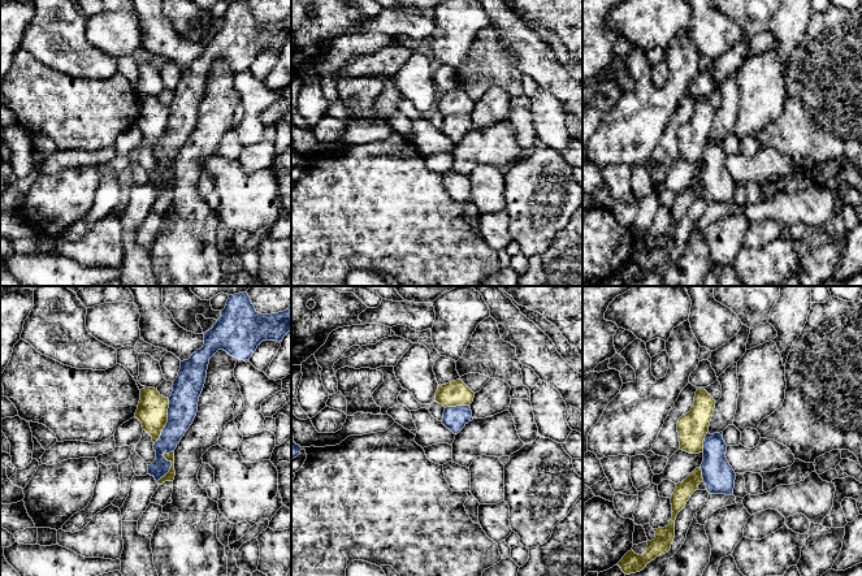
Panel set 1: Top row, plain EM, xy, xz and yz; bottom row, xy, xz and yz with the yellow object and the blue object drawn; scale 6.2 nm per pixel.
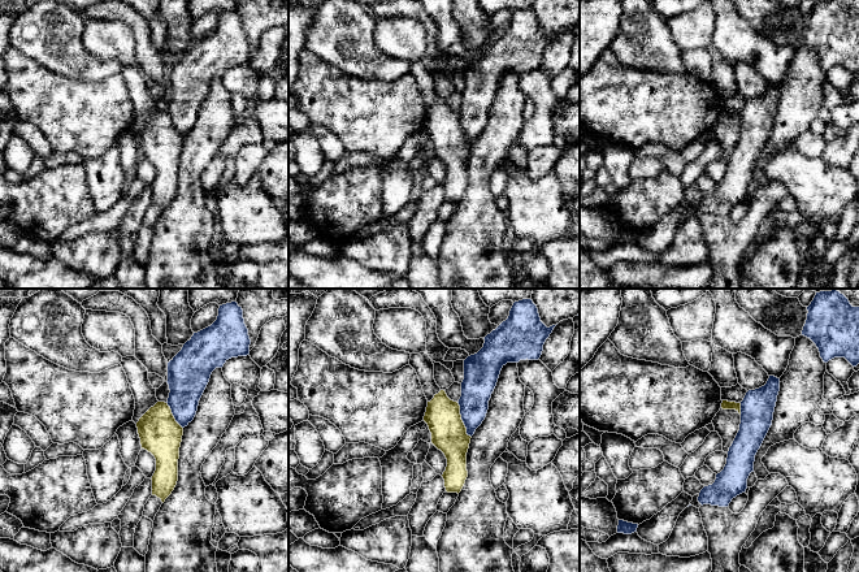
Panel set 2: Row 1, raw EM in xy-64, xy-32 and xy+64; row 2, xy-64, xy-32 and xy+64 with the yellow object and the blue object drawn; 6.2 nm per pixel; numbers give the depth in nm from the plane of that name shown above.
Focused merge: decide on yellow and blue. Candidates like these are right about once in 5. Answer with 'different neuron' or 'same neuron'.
different neuron

